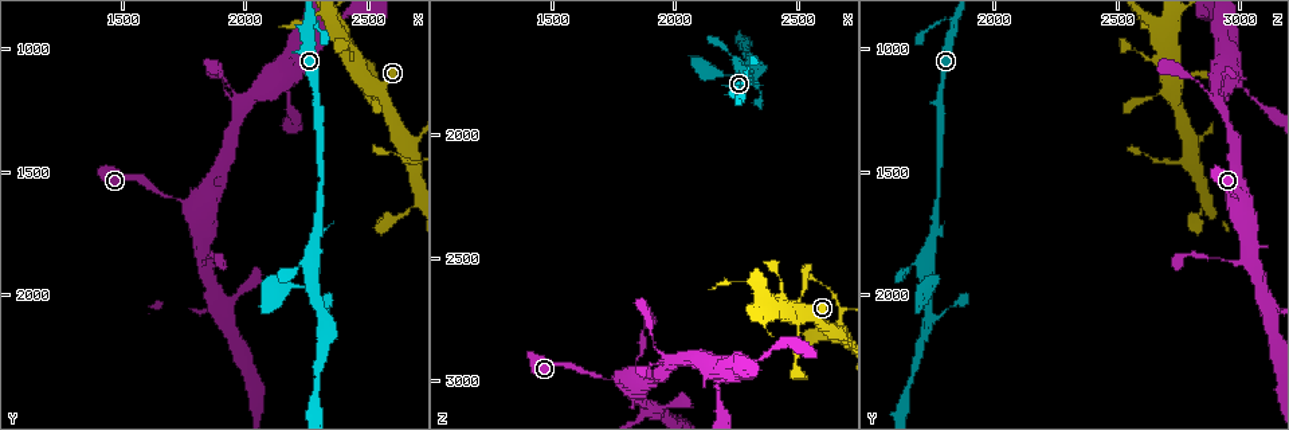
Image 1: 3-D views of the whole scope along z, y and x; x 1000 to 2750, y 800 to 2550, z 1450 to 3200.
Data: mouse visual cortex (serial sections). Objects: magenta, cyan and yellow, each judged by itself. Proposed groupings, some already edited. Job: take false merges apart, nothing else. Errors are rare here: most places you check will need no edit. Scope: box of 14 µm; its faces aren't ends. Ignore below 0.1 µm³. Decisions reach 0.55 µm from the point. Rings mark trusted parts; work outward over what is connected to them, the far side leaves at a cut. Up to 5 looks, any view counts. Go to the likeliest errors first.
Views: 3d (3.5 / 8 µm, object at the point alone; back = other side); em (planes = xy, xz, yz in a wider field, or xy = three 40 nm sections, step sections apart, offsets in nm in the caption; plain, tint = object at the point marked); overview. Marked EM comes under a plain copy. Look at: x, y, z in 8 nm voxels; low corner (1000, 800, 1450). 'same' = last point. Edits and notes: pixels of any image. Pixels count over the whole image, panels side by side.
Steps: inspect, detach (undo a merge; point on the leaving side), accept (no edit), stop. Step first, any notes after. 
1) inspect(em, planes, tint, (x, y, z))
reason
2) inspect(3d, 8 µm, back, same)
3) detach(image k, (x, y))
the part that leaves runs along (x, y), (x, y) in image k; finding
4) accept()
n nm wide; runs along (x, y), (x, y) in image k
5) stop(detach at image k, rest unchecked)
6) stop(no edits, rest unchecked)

inspect(3d, 3.5 µm, back, (2160, 1950, 1750))
calibre changes

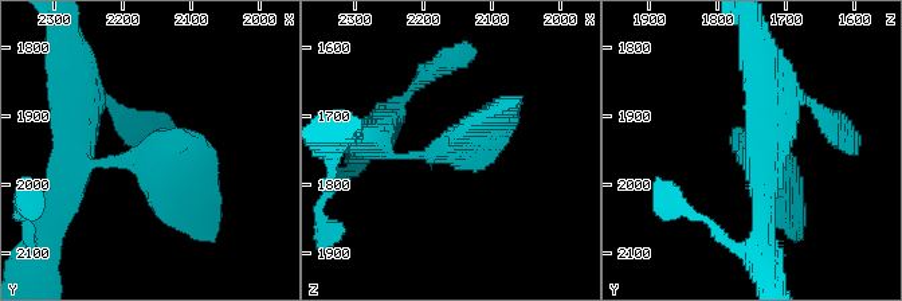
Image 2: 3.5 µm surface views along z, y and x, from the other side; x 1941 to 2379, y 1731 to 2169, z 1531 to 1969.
inspect(em, planes, tint, (2170, 1965, 1745))

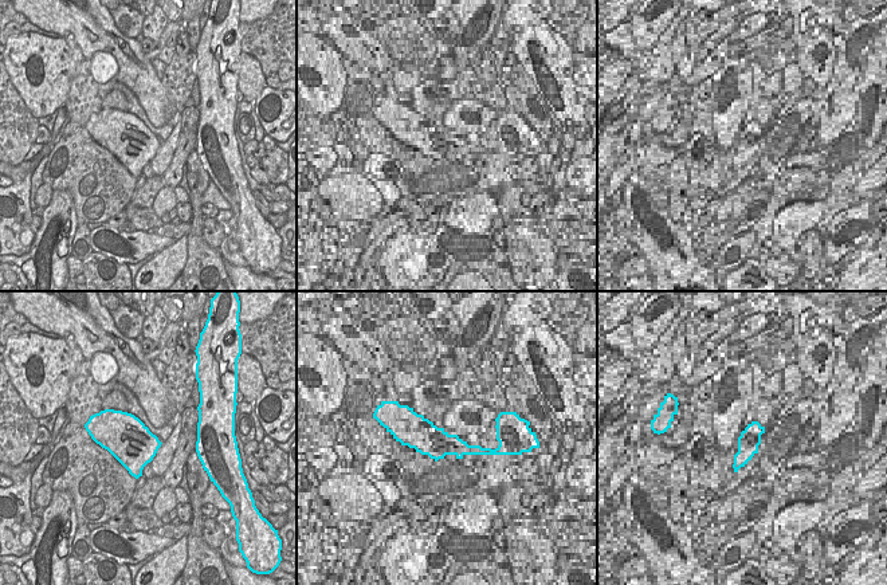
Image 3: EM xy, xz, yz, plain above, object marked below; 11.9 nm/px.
accept()
runs along (75, 149), (75, 161), (169, 157), (199, 203) in image 2; all the same cell

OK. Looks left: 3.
inspect(3d, 3.5 µm, (1840, 1860, 3050))

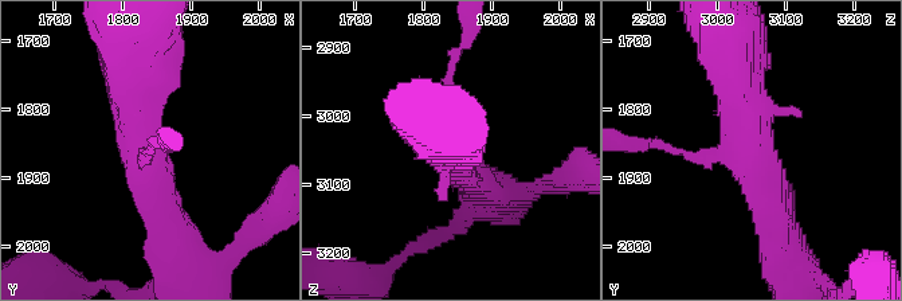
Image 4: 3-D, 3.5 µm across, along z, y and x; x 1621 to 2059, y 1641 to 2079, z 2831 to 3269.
inspect(em, xy, step 5, tint, (1830, 1855, 3050))

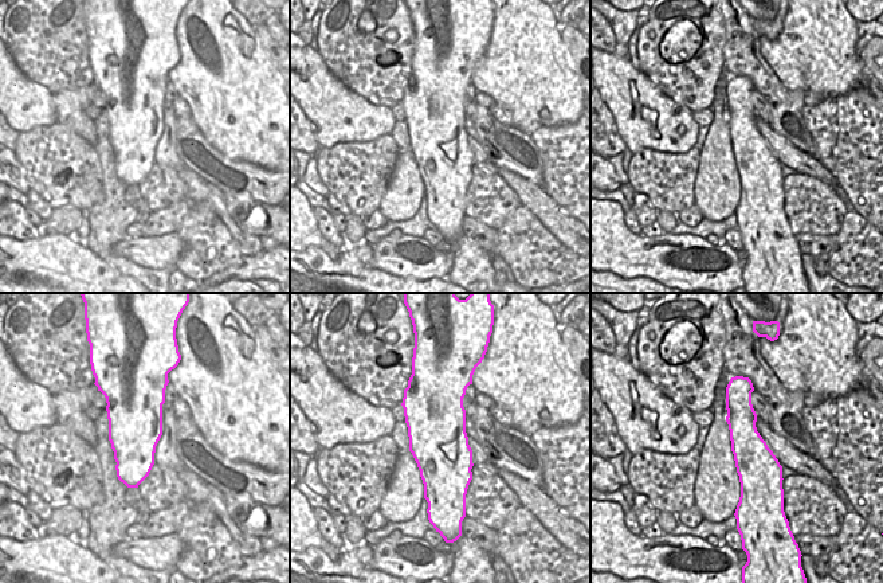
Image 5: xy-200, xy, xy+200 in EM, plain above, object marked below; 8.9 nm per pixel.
accept()
runs along (734, 390), (749, 449), (748, 497) in image 5; continuous, no second cell

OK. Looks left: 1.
stop(no edits, rest unchecked)

